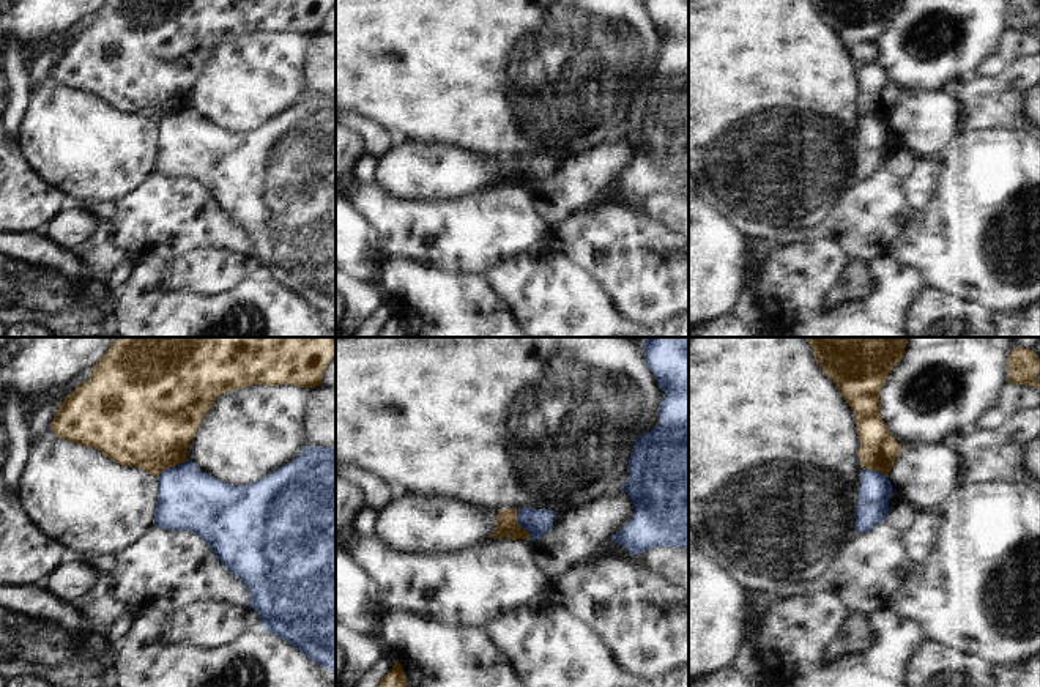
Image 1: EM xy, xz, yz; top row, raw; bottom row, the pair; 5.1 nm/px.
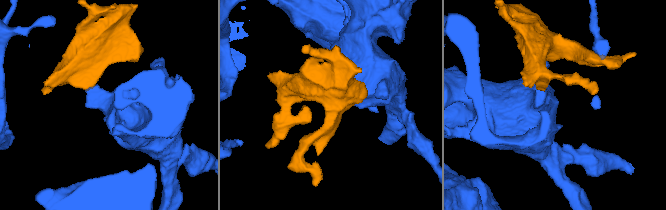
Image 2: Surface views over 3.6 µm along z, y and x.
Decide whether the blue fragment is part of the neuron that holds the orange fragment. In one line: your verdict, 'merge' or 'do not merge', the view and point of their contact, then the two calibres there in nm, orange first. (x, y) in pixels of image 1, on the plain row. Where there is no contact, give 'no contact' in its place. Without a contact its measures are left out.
do not merge; contact xy (170, 114); calibres 460 and 320 nm

